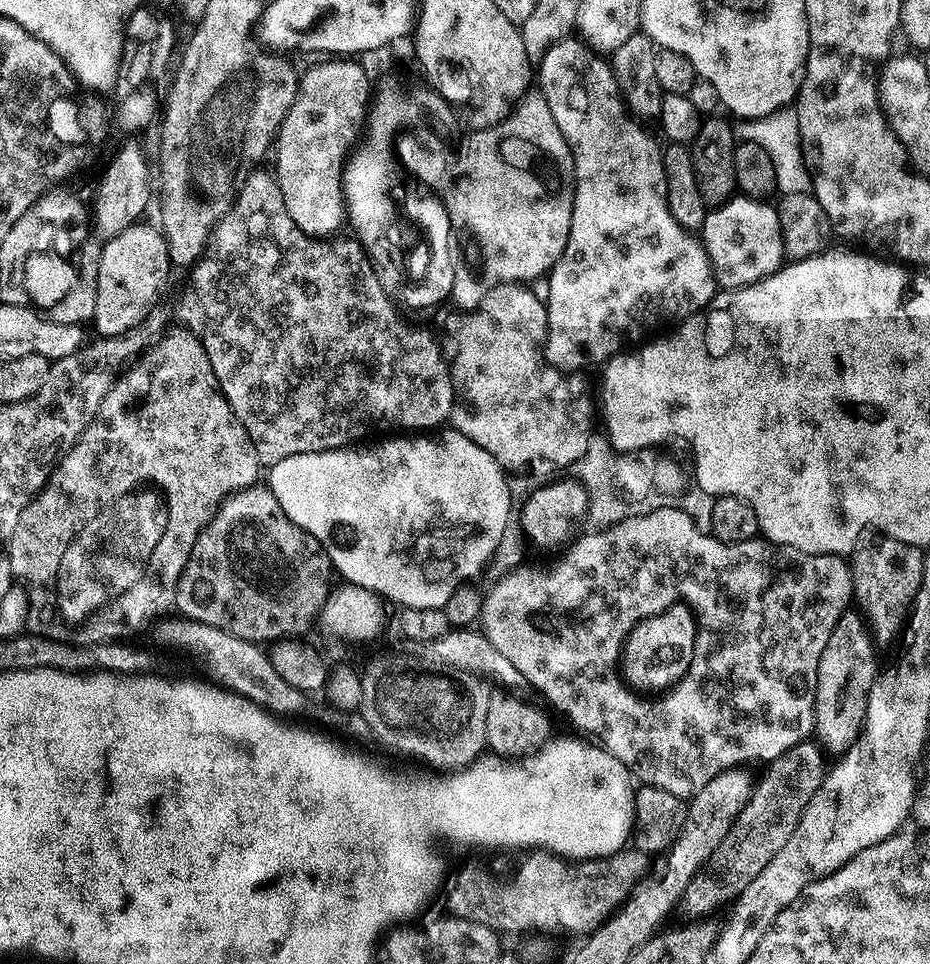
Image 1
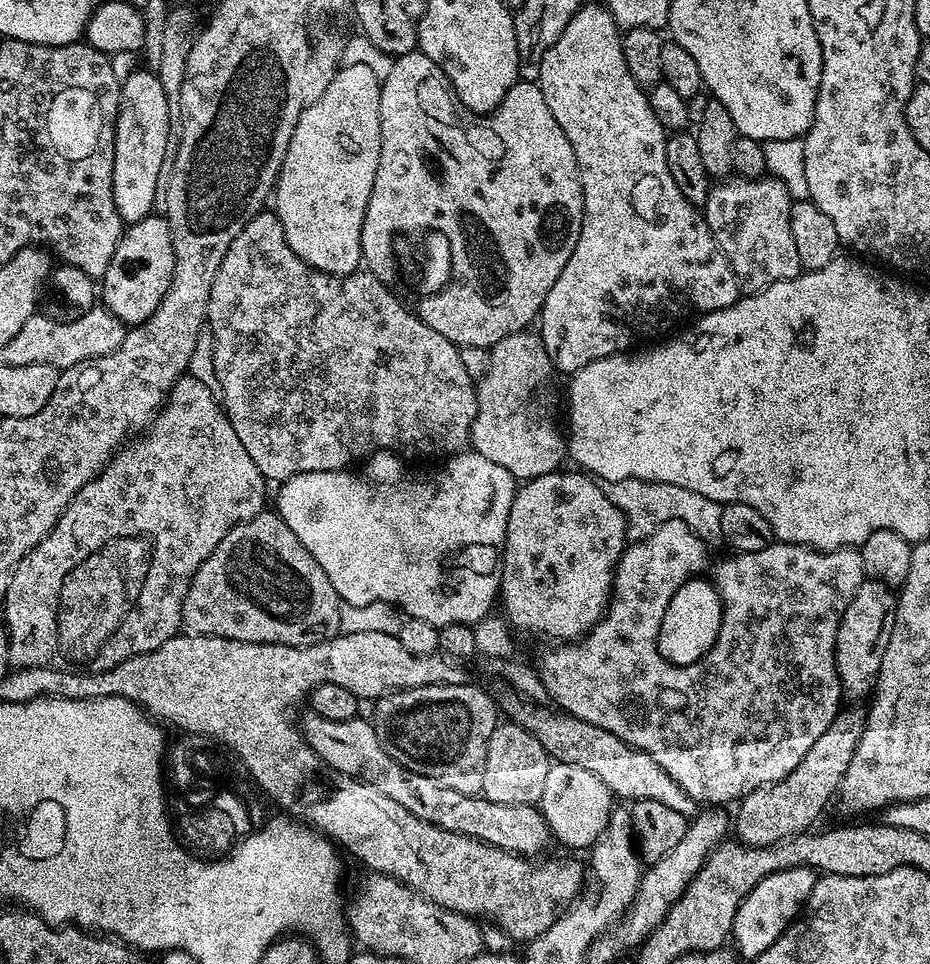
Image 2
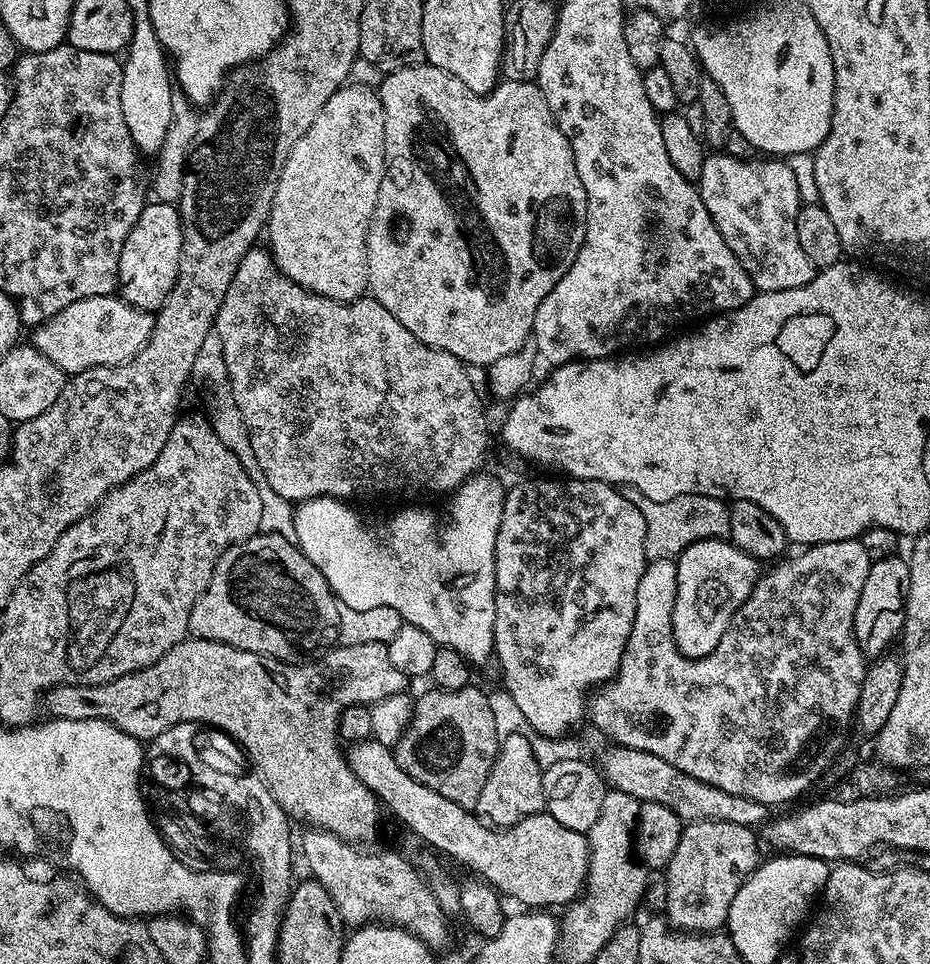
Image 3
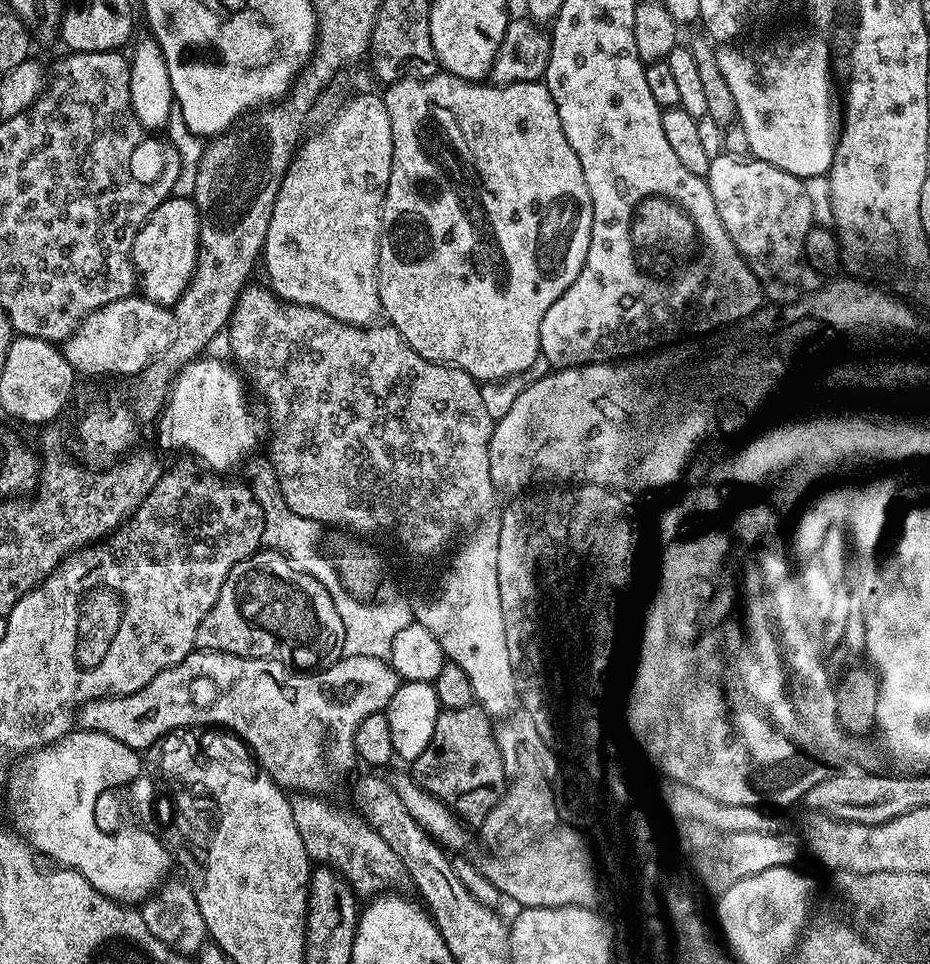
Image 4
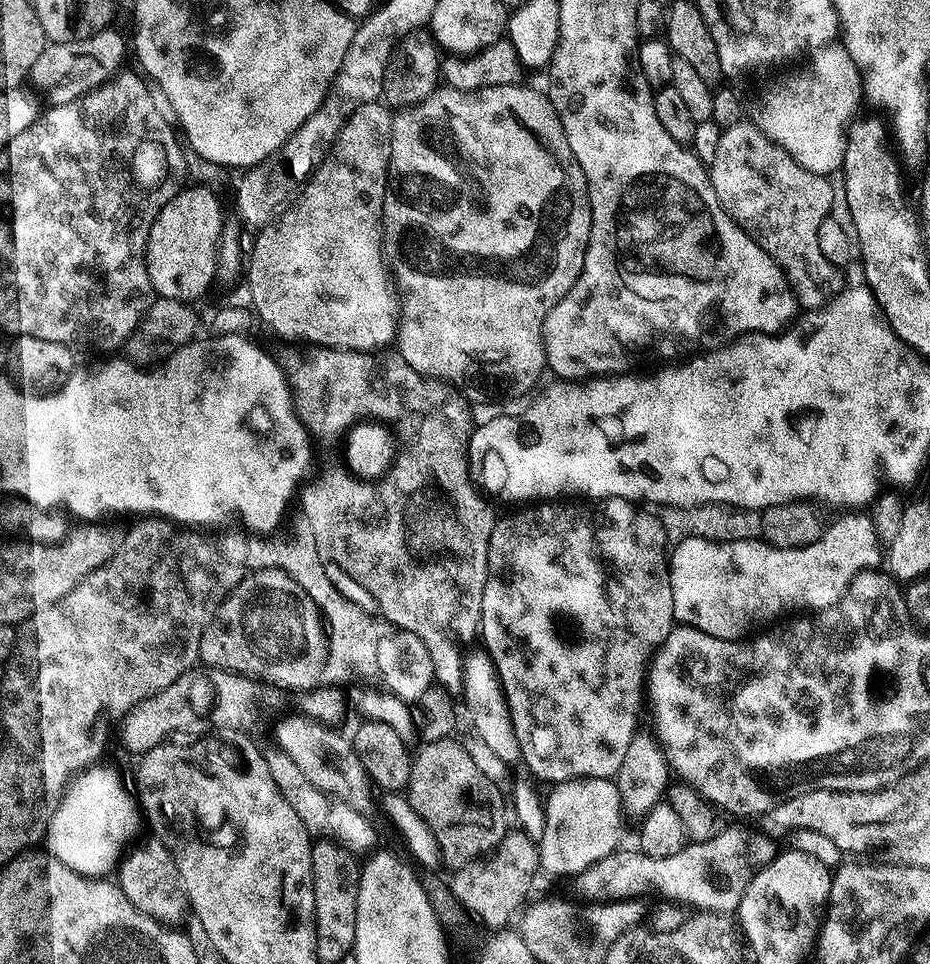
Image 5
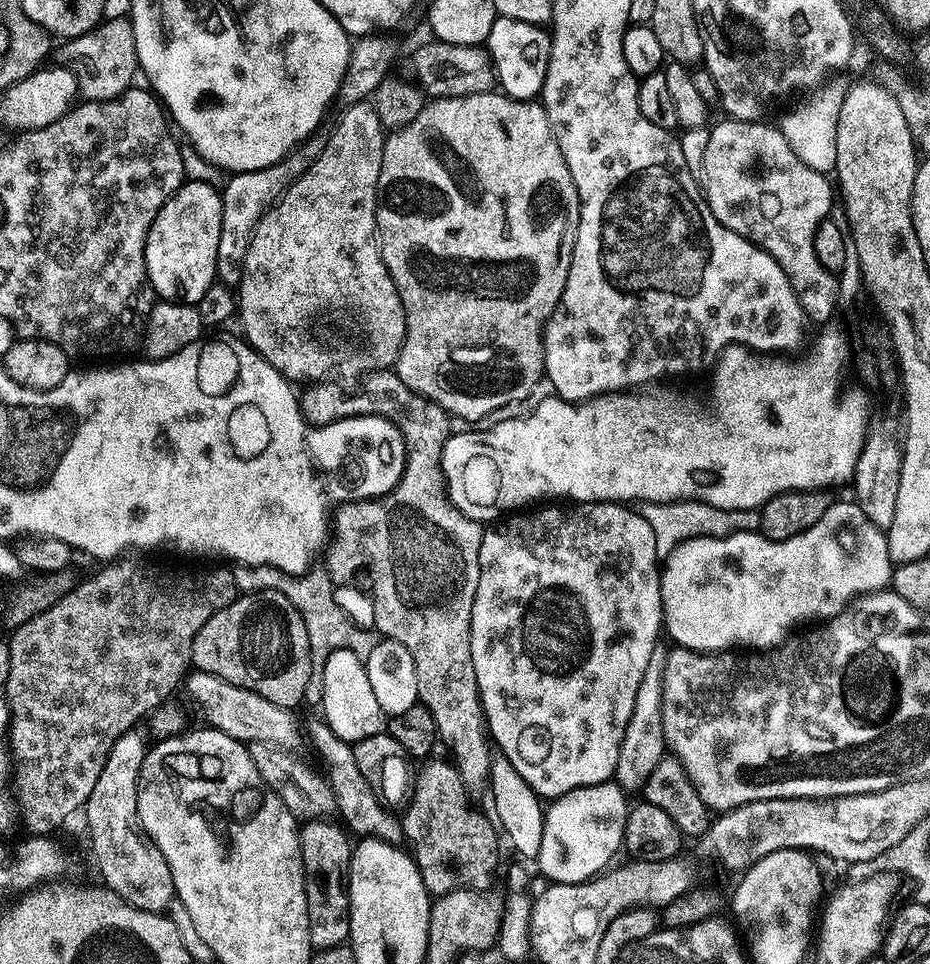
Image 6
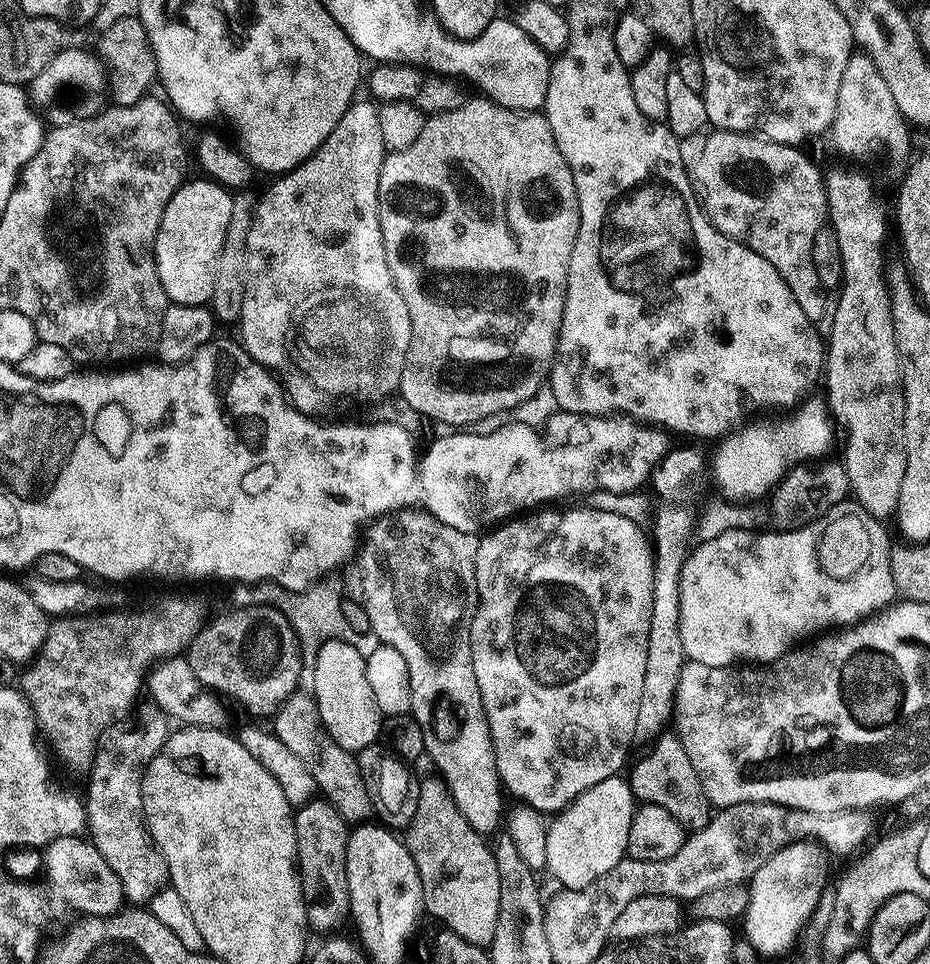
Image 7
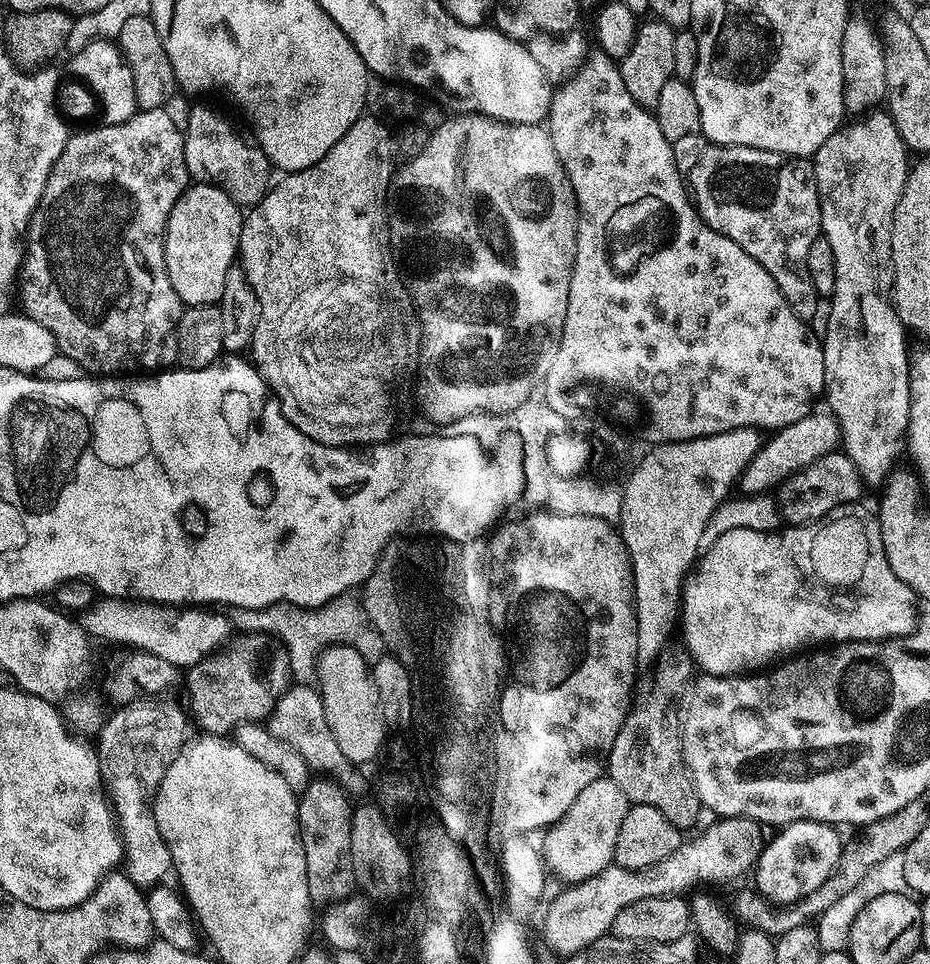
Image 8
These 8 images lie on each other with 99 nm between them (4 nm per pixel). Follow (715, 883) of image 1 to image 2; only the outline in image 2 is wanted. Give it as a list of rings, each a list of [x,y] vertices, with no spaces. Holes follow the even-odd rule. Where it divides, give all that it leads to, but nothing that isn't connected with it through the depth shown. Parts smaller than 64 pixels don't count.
[[[852,704],[843,707],[825,734],[814,742],[809,753],[786,779],[760,787],[739,801],[736,816],[734,812],[734,832],[737,832],[737,839],[741,843],[755,848],[774,845],[788,837],[807,832],[814,826],[812,824],[821,816],[828,802],[837,795],[862,730],[865,729],[867,711],[860,706]]]

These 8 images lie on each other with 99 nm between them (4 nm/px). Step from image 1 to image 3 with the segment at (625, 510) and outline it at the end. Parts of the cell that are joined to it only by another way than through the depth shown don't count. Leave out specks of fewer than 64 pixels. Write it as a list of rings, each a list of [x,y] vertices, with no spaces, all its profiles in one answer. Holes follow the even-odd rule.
[[[636,488],[625,489],[628,501],[638,508],[646,523],[646,540],[643,542],[645,561],[669,560],[679,557],[694,542],[728,539],[730,532],[730,506],[724,499],[698,494],[676,495],[668,502],[654,502]]]

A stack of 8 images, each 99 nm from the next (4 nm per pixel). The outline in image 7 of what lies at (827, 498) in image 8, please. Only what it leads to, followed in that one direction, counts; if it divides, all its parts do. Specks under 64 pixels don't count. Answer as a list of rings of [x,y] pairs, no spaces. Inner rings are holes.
[[[816,462],[811,466],[797,466],[784,475],[784,479],[772,489],[767,501],[768,519],[778,532],[793,532],[814,522],[823,512],[841,504],[850,496],[850,472],[840,464]]]

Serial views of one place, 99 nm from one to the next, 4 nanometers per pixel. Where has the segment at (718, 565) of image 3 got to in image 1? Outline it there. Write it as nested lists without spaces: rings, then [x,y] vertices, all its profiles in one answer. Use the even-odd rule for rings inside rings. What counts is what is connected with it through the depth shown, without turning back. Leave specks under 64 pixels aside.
[[[672,604],[658,614],[647,616],[636,625],[625,641],[622,653],[622,675],[625,681],[644,694],[660,694],[671,689],[688,673],[694,658],[695,641],[696,617],[687,604]]]

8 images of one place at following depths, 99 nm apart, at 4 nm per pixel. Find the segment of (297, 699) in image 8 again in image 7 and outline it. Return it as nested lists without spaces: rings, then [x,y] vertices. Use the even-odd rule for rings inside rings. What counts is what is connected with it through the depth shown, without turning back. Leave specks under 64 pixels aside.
[[[298,690],[277,708],[272,722],[272,731],[280,741],[299,759],[314,778],[317,791],[338,810],[342,819],[348,824],[361,824],[371,819],[374,805],[371,796],[365,790],[361,771],[358,770],[356,756],[338,746],[321,722],[320,711],[317,709],[315,697]]]

